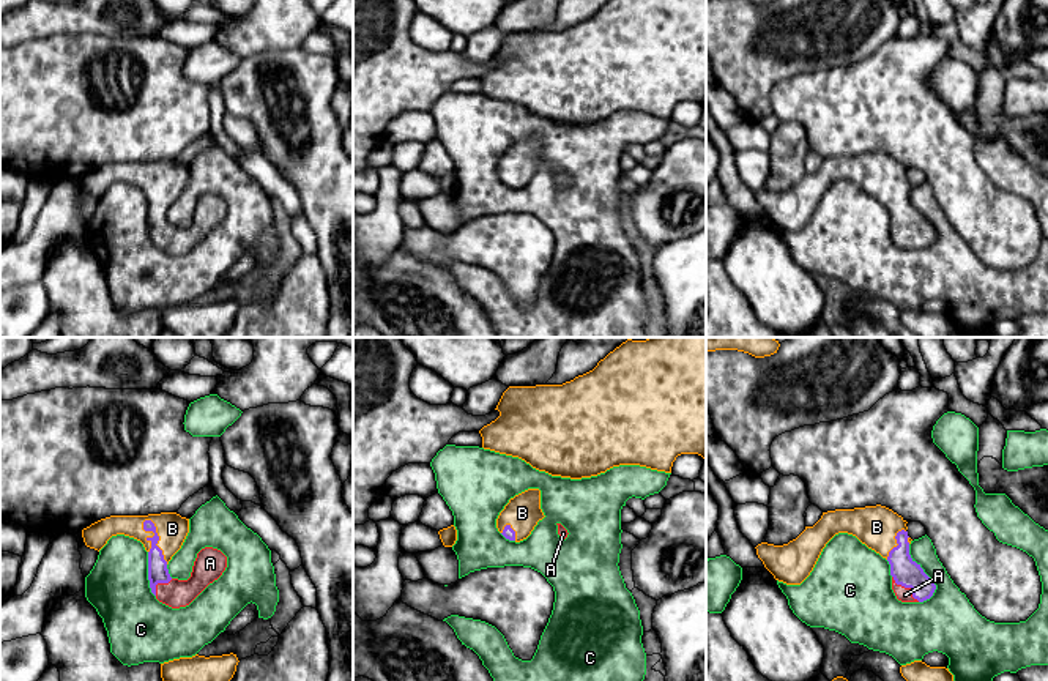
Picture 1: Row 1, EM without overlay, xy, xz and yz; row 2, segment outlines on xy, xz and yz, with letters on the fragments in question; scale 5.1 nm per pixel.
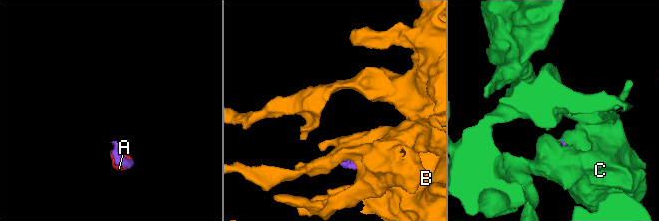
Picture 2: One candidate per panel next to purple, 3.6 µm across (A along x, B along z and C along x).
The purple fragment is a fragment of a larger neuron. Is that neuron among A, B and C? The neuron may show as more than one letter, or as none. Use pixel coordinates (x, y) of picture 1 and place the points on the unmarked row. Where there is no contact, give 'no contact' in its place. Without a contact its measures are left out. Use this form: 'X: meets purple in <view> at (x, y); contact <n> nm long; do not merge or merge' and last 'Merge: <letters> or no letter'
A: meets purple in yz at (906, 234); contact 190 nm long; merge
B: meets purple in xy at (158, 186); contact 260 nm long; merge
C: meets purple in yz at (925, 221); contact 320 nm long; do not merge
Merge: A, B

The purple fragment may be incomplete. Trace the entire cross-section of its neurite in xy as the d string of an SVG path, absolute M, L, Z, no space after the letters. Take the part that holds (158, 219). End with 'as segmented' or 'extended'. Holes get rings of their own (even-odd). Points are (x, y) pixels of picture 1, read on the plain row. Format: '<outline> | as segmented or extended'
M177 159L110 162L82 177L87 194L101 197L112 183L140 188L148 199L148 227L156 246L172 255L189 252L227 214L227 203L213 194L197 200L188 227L172 225L167 216L189 180L189 166Z | extended

